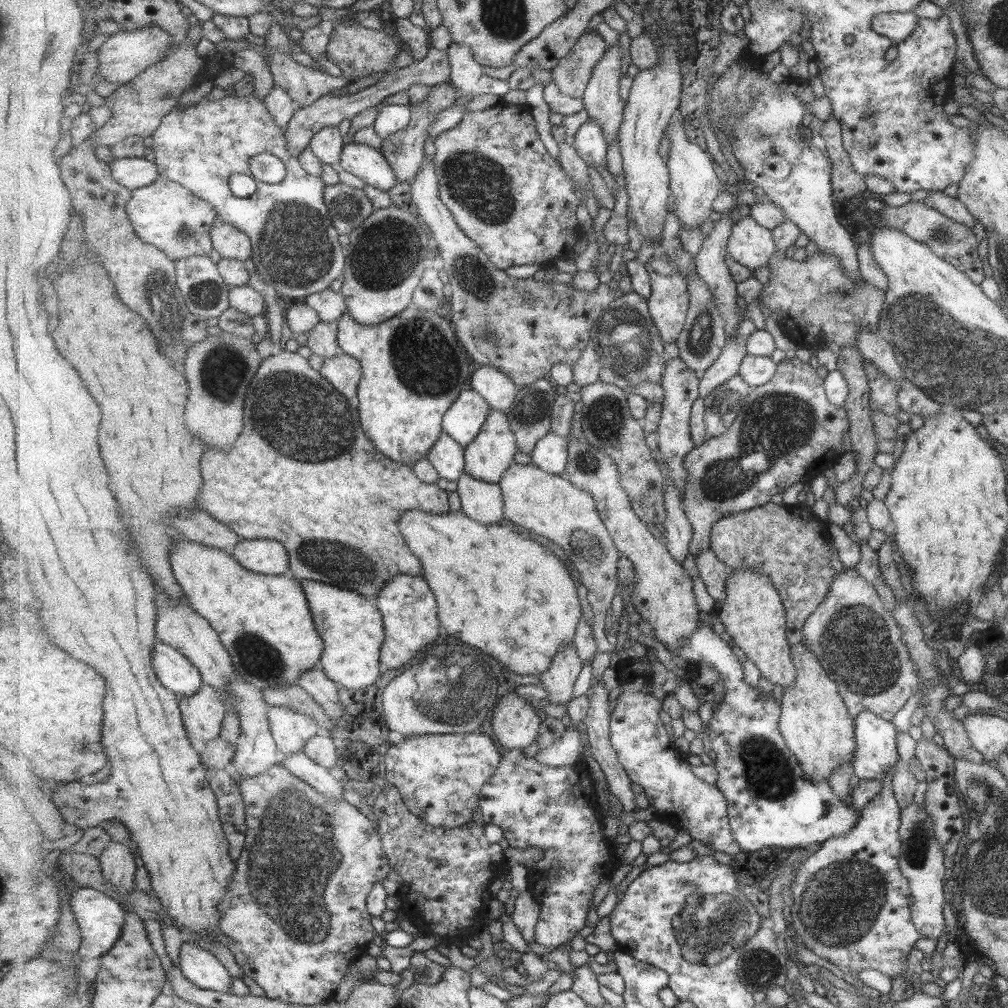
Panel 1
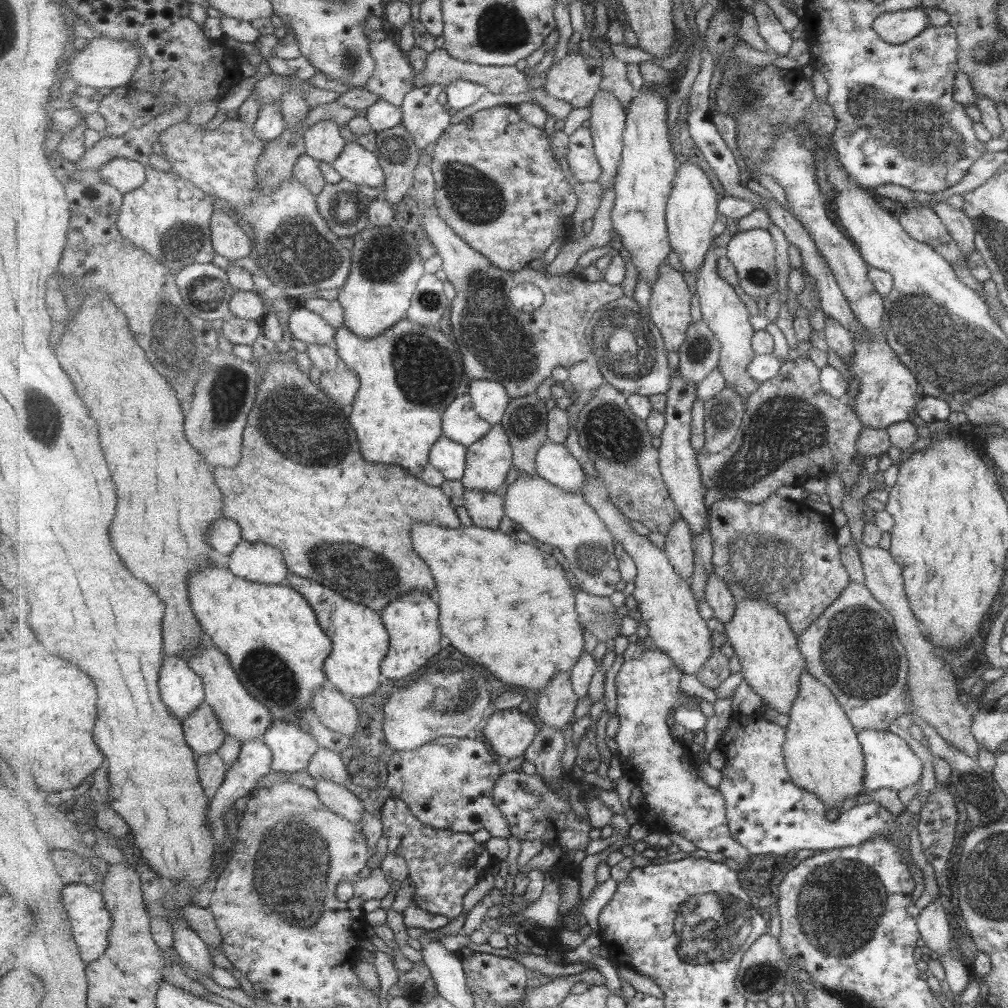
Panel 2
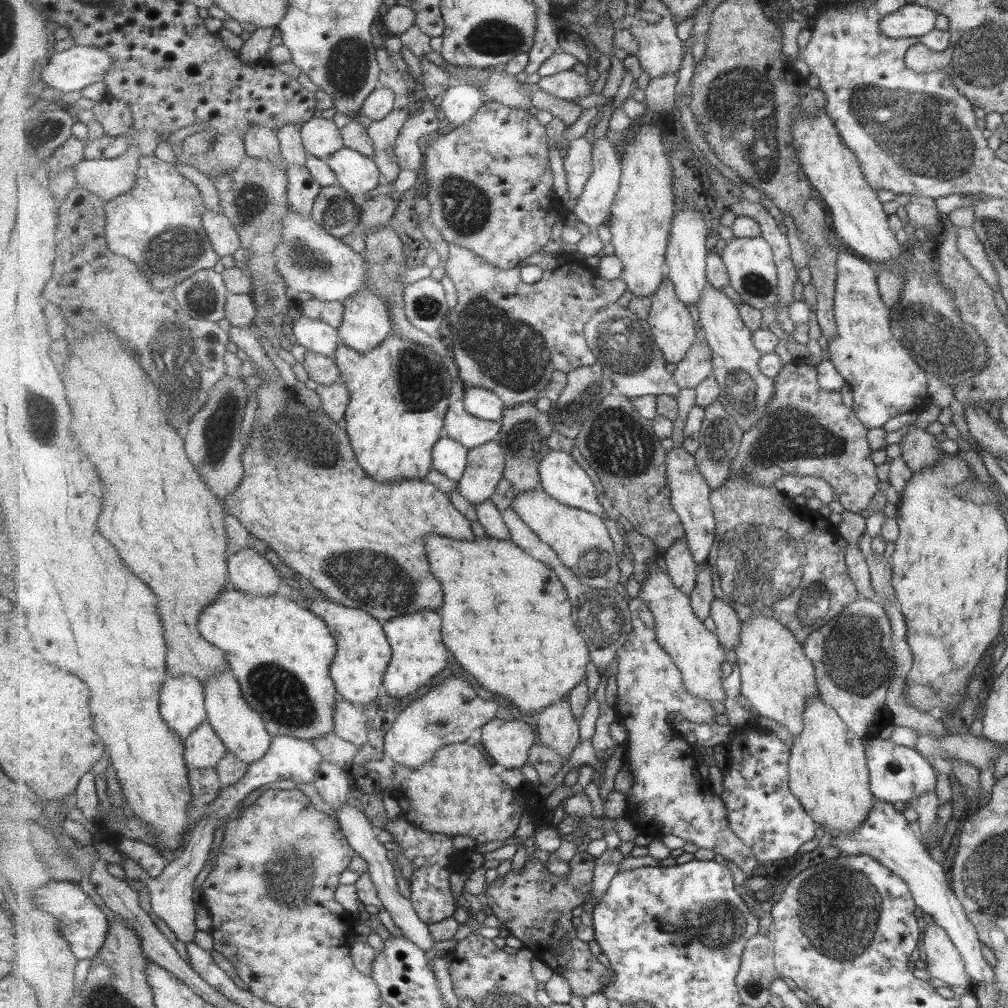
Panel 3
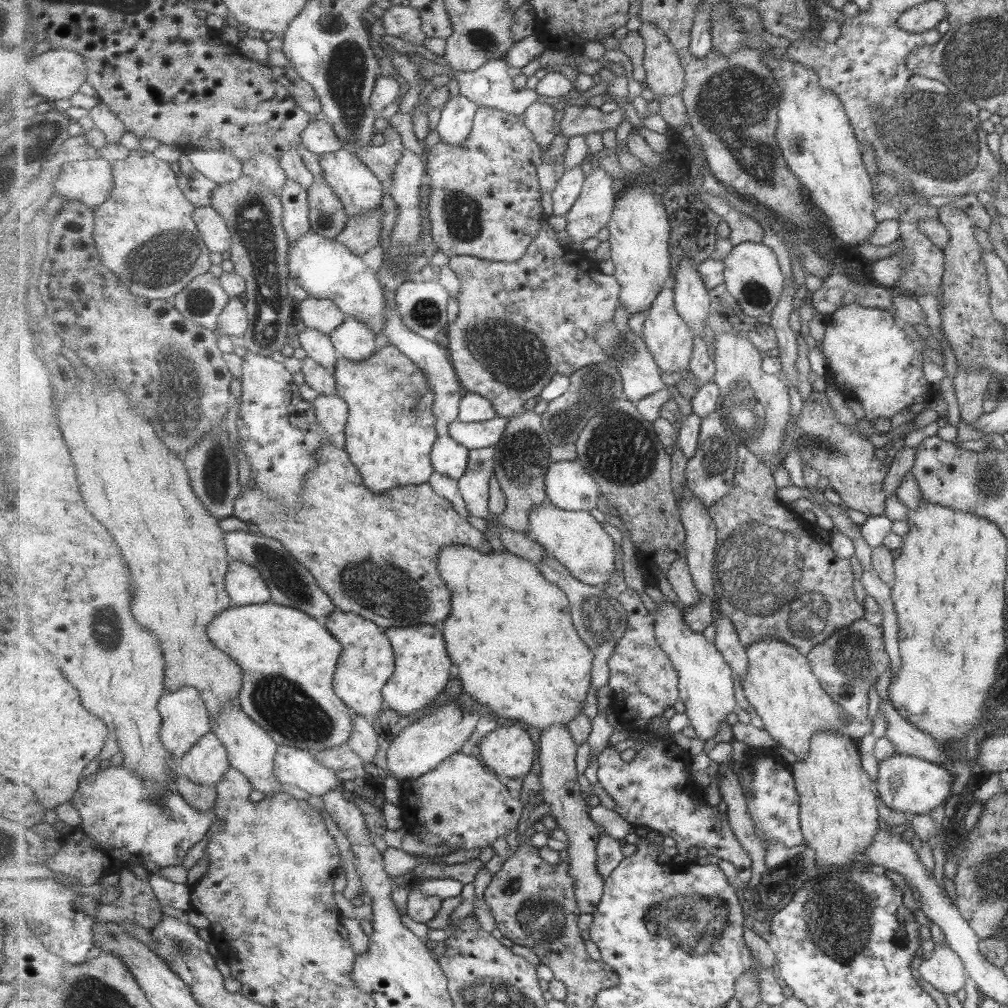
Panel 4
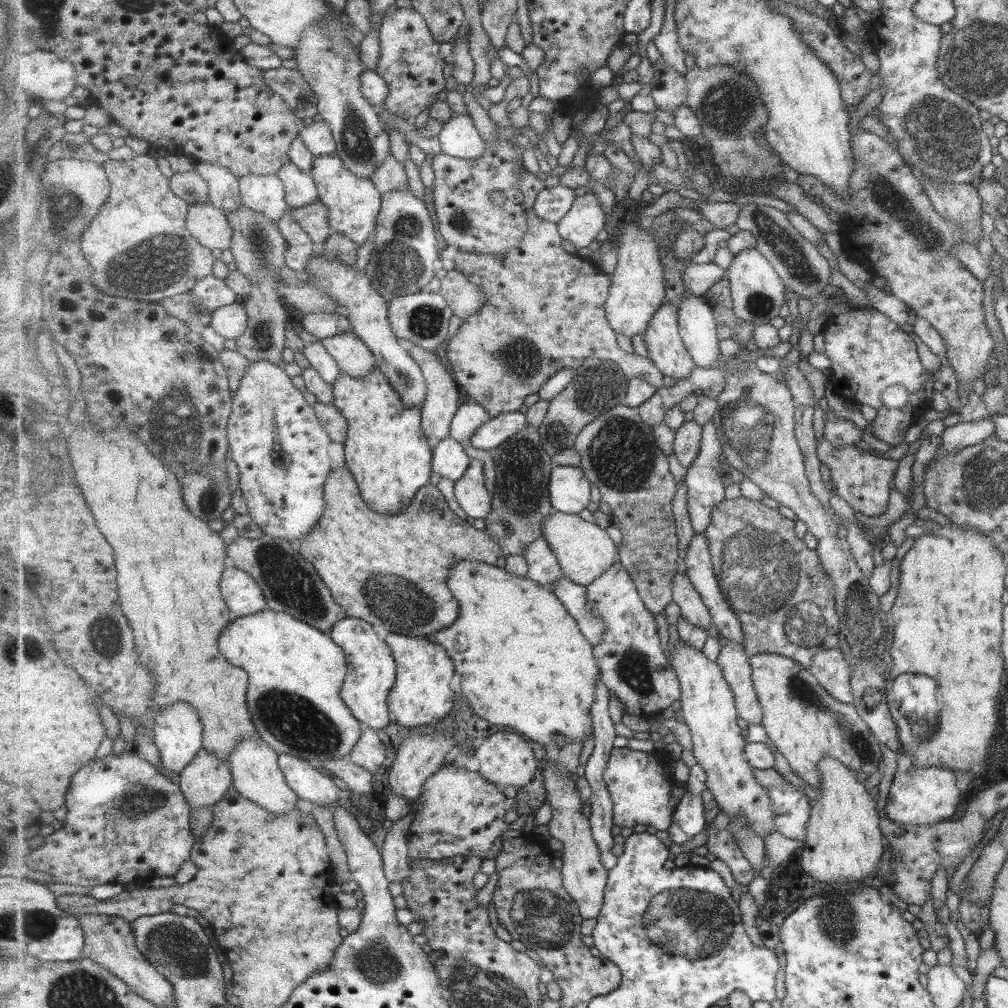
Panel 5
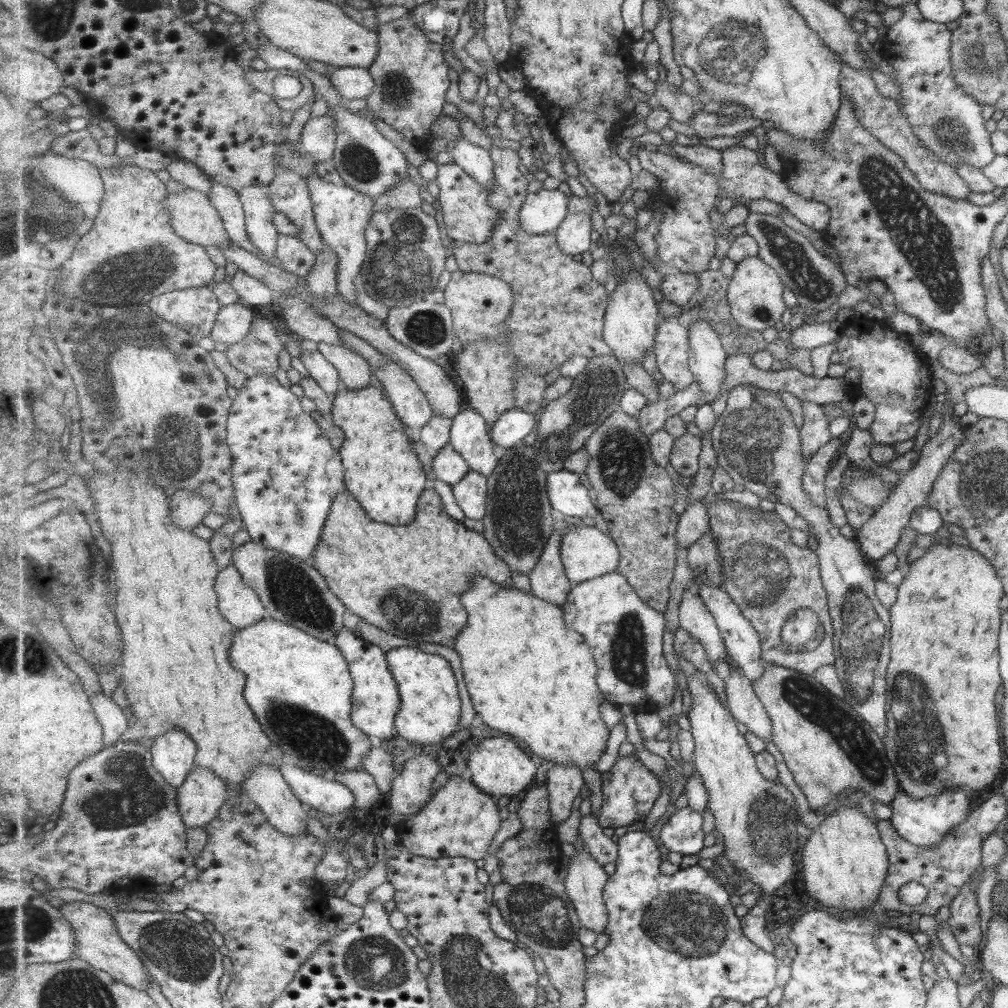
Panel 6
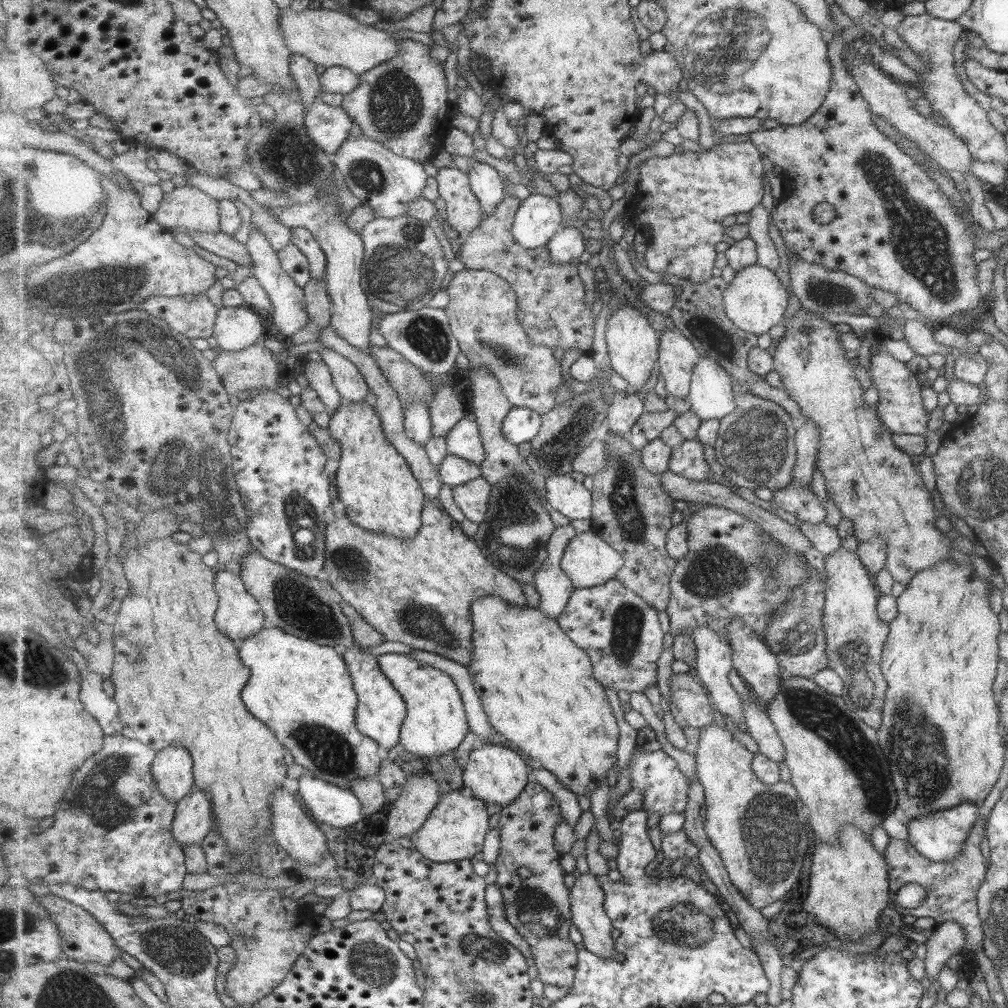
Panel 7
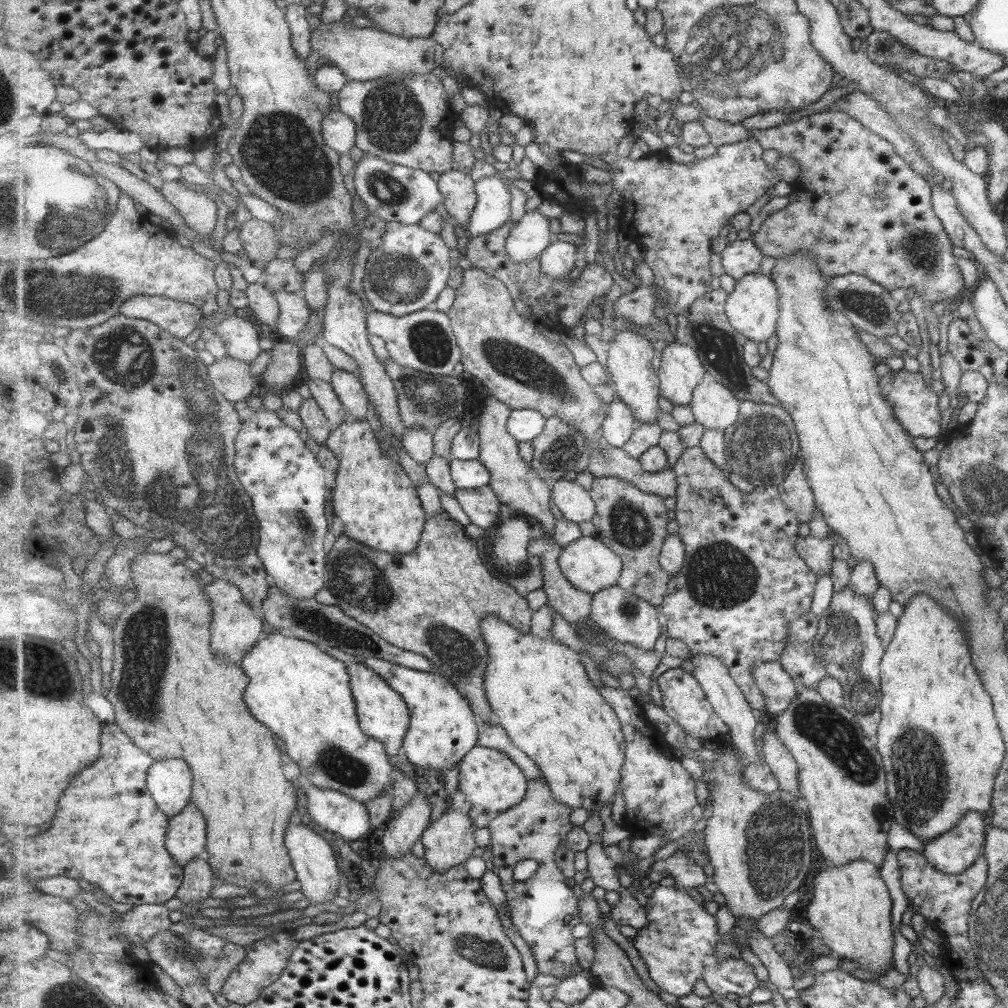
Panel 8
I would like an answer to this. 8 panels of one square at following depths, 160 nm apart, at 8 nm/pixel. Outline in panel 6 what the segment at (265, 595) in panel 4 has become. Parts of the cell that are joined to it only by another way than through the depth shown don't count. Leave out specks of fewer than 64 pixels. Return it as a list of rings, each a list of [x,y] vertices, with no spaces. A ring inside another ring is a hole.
[[[234,564],[219,573],[216,591],[221,615],[234,626],[235,630],[255,626],[269,618],[269,612],[261,598],[245,583]]]

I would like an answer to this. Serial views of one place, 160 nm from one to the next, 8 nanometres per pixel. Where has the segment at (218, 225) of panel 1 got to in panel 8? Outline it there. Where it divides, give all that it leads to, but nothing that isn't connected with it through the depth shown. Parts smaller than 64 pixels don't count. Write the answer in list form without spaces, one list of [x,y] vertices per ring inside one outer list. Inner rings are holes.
[[[165,181],[162,195],[176,208],[187,226],[209,236],[217,226],[217,204],[205,193],[189,189],[179,181]]]

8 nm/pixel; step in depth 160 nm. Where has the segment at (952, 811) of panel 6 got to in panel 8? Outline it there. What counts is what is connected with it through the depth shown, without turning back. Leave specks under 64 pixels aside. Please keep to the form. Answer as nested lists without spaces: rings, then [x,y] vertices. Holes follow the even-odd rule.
[[[970,810],[960,818],[952,830],[923,841],[921,854],[934,870],[943,874],[961,874],[979,857],[983,846],[983,820]]]

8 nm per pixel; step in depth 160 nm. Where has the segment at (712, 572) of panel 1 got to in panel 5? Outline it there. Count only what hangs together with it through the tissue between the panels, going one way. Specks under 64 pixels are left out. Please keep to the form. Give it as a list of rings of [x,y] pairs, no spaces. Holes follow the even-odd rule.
[[[722,641],[721,645],[722,650],[717,662],[719,666],[722,666],[724,677],[735,695],[738,716],[749,725],[762,725],[765,712],[758,699],[754,680],[752,679],[752,665],[749,656],[746,654],[744,644],[739,645],[738,643],[733,643],[733,641]]]

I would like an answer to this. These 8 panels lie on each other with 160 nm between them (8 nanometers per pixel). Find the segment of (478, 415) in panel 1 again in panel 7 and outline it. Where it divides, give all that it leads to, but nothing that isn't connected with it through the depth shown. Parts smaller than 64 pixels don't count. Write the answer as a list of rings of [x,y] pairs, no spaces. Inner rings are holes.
[[[514,407],[504,420],[503,432],[516,445],[532,442],[539,434],[544,420],[539,411]]]

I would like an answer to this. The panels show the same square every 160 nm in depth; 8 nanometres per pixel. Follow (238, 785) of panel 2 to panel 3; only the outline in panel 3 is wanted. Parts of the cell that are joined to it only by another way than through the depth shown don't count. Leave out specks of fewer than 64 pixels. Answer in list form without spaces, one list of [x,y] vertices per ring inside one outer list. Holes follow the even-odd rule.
[[[204,816],[195,825],[179,857],[170,864],[166,863],[162,873],[156,878],[151,878],[137,862],[134,862],[124,853],[120,852],[120,857],[124,862],[123,868],[127,872],[127,879],[125,880],[130,883],[141,883],[143,886],[149,888],[152,912],[171,928],[178,940],[185,944],[189,944],[192,940],[195,940],[195,932],[198,930],[196,927],[196,909],[198,906],[196,902],[193,902],[193,896],[195,896],[193,884],[195,884],[199,872],[203,870],[209,854],[211,854],[211,846],[215,842],[213,836],[216,836],[215,828],[217,828],[218,823],[219,818],[216,818],[216,816]]]

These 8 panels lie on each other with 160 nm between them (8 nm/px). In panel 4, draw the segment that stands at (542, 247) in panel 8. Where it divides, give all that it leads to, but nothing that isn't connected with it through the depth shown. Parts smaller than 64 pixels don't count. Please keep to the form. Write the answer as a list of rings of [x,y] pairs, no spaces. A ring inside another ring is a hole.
[[[581,166],[568,170],[557,182],[557,187],[552,190],[552,214],[566,216],[573,205],[578,201],[587,180]]]

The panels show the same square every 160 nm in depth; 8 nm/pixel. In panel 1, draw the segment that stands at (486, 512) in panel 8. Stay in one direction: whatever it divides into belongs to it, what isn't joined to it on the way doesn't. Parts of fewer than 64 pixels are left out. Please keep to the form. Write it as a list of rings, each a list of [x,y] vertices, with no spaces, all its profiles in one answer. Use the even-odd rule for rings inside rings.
[[[491,410],[482,433],[466,446],[466,472],[477,480],[500,484],[506,472],[514,465],[518,442],[509,422],[508,412]]]

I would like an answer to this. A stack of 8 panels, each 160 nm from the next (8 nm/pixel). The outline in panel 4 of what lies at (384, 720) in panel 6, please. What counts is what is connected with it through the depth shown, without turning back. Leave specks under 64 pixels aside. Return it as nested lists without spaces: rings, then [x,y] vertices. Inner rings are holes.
[[[337,610],[324,623],[325,626],[342,643],[343,653],[339,664],[337,664],[336,675],[334,676],[334,689],[339,698],[358,715],[379,716],[379,712],[386,710],[386,703],[382,695],[383,687],[390,681],[396,671],[396,656],[390,638],[386,635],[382,627],[354,613],[345,613]]]

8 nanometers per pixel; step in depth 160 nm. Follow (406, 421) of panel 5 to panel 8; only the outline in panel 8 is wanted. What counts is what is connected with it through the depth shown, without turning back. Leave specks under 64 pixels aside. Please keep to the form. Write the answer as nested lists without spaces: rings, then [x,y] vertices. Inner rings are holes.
[[[350,419],[332,431],[326,445],[340,460],[332,490],[332,506],[335,515],[344,524],[343,532],[379,552],[415,552],[426,529],[428,512],[423,508],[417,495],[418,489],[403,466],[382,451],[376,424],[371,419]]]

